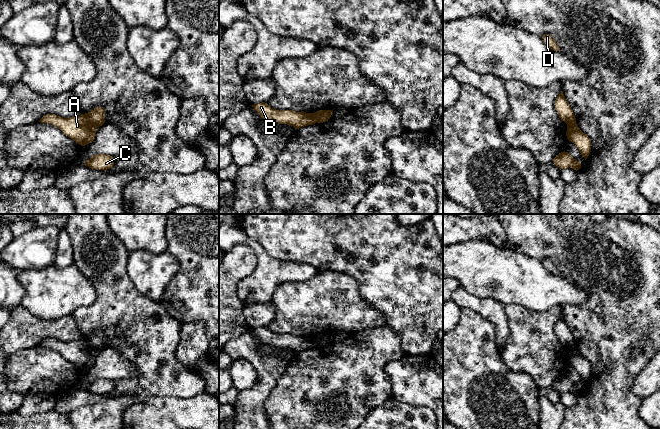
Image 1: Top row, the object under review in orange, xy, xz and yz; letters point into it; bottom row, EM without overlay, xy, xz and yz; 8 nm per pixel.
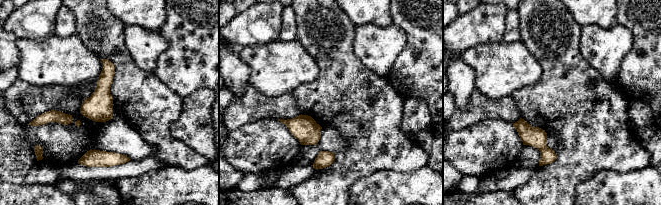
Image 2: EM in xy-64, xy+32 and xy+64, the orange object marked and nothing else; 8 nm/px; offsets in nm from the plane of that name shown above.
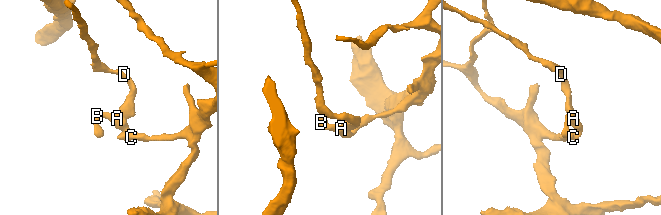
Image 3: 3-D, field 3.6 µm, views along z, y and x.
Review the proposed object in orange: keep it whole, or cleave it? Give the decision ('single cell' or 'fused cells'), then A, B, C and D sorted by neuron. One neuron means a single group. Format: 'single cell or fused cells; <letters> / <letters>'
fused cells; A B C / D

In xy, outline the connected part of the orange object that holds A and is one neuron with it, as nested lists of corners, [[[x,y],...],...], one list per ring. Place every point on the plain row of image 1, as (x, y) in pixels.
[[[46,338],[39,346],[55,349],[65,359],[81,370],[93,366],[96,360],[97,351],[84,338],[70,342],[63,342],[55,338]]]

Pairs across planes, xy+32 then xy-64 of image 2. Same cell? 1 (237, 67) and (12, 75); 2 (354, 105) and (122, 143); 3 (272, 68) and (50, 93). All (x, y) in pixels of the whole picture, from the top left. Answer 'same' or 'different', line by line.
1: different
2: different
3: different

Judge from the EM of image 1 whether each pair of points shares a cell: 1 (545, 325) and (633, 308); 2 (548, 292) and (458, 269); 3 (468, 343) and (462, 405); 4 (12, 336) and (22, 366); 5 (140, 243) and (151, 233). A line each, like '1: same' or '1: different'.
1: different
2: same
3: same
4: different
5: same

